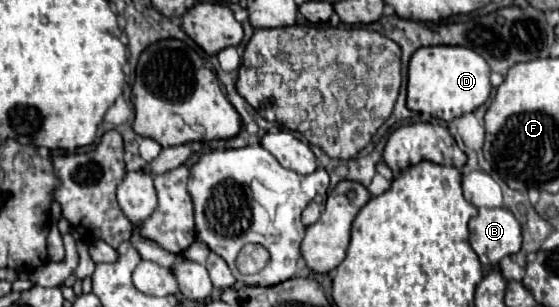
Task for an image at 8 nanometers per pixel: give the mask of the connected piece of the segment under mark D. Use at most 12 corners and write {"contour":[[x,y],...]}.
{"contour":[[463,46],[419,48],[407,108],[451,122],[491,94],[489,64]]}

